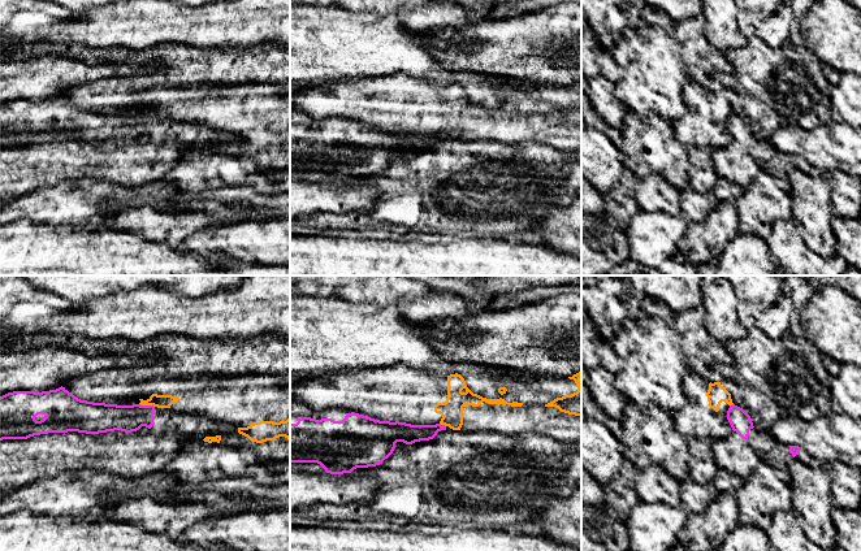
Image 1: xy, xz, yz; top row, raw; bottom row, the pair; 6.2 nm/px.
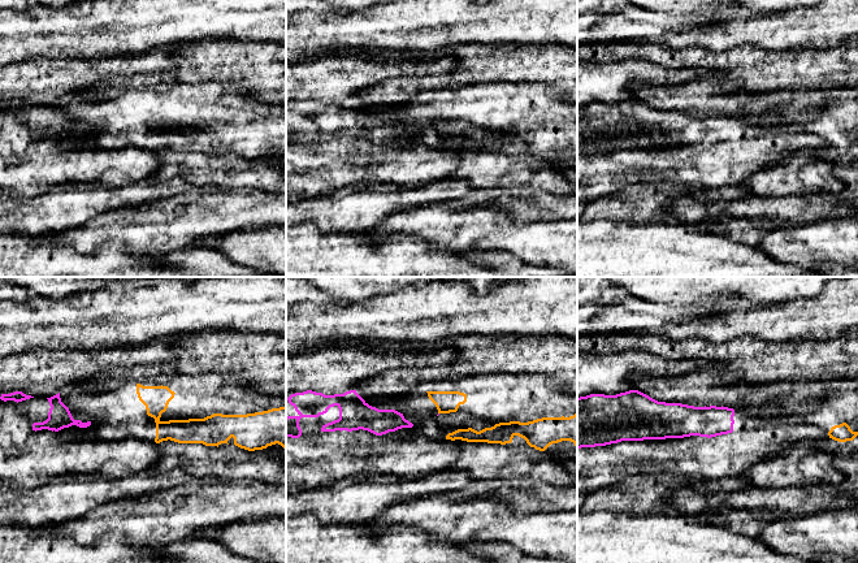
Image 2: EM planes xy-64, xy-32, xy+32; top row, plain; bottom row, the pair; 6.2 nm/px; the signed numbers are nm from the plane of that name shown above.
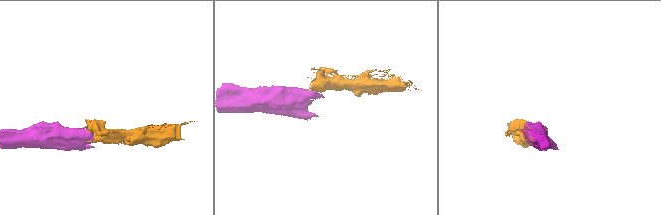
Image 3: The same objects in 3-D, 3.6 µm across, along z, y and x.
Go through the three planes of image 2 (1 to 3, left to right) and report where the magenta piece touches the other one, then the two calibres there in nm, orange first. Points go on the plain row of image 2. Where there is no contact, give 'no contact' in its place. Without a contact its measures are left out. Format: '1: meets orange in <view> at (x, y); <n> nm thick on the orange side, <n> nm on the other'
1: no contact
2: no contact
3: no contact

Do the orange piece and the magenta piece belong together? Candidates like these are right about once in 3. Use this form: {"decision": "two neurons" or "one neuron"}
{"decision": "two neurons"}

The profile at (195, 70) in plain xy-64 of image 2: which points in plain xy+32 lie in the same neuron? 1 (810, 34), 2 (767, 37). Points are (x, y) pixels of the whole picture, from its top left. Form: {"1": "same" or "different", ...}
{"1": "different", "2": "different"}

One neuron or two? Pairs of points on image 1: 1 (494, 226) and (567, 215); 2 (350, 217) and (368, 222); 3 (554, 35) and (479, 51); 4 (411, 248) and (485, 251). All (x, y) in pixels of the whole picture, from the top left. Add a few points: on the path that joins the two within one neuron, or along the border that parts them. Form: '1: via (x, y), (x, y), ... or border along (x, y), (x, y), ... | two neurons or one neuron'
1: border along (567, 207), (550, 211), (540, 224), (528, 230) | two neurons
2: via (354, 220), (364, 221) | one neuron
3: via (536, 42), (497, 47) | one neuron
4: via (429, 255), (467, 255) | one neuron

